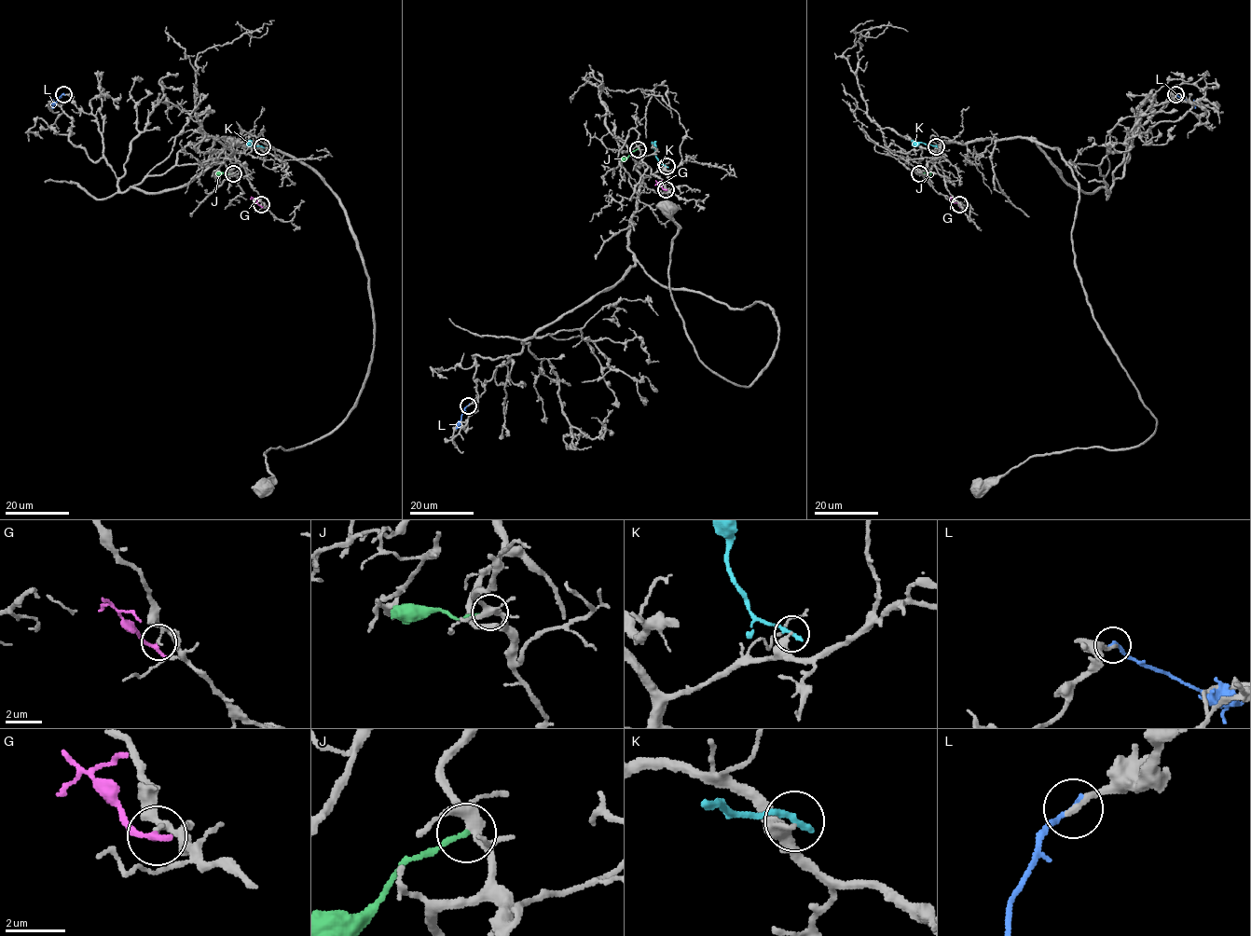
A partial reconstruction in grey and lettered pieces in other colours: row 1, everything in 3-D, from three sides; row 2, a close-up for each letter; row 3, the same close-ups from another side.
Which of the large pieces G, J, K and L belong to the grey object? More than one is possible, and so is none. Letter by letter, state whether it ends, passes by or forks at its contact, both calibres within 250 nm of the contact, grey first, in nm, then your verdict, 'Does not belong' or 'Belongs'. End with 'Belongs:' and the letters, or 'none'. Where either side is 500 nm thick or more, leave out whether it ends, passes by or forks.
G: It ends there. Thickness 140 nm (grey) against 200 nm. Does not belong
J: It ends there. Thickness 320 nm (grey) against 160 nm. Does not belong
K: It ends there. Thickness 280 nm (grey) against 260 nm. Does not belong
L: It ends there. Thickness 220 nm (grey) against 180 nm. Does not belong
Belongs: none

